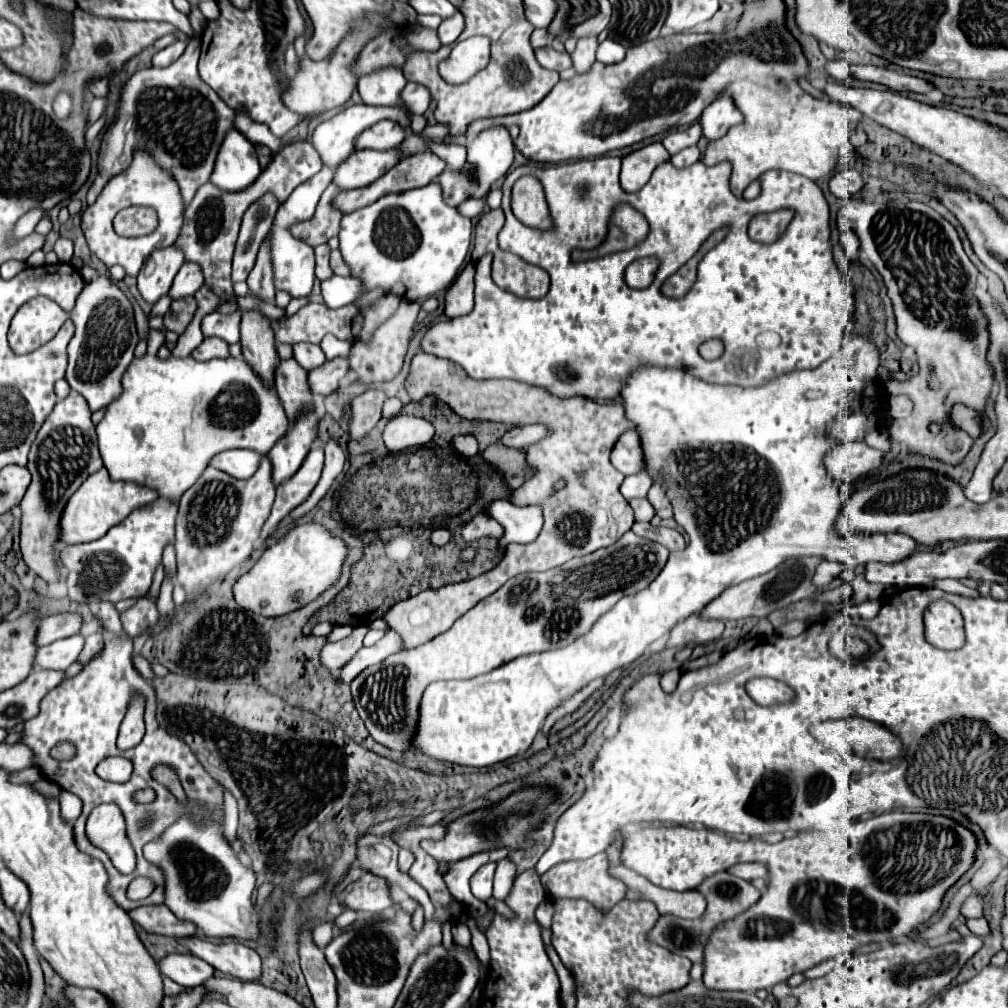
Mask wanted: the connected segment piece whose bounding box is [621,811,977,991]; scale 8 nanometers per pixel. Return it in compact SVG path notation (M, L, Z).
M891 811L891 813L883 813L877 817L871 817L867 821L857 821L851 825L851 829L841 831L841 833L823 833L823 831L803 831L797 833L795 837L783 839L781 843L765 843L759 839L751 839L751 841L737 841L731 839L727 835L721 835L717 831L706 829L703 826L698 827L643 827L639 831L621 831L623 835L623 849L621 849L621 863L633 871L637 871L639 875L647 877L653 885L659 885L663 889L673 889L673 891L688 891L696 889L705 877L711 877L719 871L727 871L731 865L735 863L743 863L743 861L761 861L767 871L769 871L769 883L767 883L767 893L761 895L761 899L751 905L751 909L743 915L739 915L739 919L731 919L731 923L721 923L719 927L715 927L715 931L711 931L711 939L705 947L703 953L703 983L709 989L721 989L721 991L757 991L757 989L771 989L773 985L787 981L791 975L795 973L803 973L811 967L815 967L817 963L825 961L825 959L833 959L835 955L853 951L865 943L871 943L873 939L877 941L877 935L885 937L885 941L889 937L901 937L901 935L911 935L913 929L917 929L919 925L927 923L929 917L941 907L941 899L945 895L945 891L971 867L973 863L973 853L977 847L977 841L973 837L971 831L967 831L965 827L957 825L955 821L941 817L941 815L925 815L925 813L905 813L905 811Z

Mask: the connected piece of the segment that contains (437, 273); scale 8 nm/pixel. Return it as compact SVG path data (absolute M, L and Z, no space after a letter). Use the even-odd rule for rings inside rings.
M429 183L419 189L385 195L363 209L343 215L339 241L351 275L363 281L365 291L383 287L389 295L419 301L453 283L471 245L471 219L445 205L441 187Z

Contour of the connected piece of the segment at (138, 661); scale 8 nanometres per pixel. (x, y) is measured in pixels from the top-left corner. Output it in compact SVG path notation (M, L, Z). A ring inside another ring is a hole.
M135 654L133 657L133 663L138 672L145 678L153 680L155 675L151 669L150 663L142 657L140 654Z

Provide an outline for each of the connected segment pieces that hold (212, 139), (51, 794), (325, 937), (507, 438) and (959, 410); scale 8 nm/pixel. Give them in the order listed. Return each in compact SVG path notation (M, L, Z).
M189 39L185 53L175 59L175 63L137 71L125 81L116 120L103 132L97 159L99 175L87 191L87 203L93 203L101 193L101 187L131 163L135 149L149 151L161 167L175 175L185 205L189 205L195 191L209 181L219 145L225 139L225 133L233 127L235 111L227 107L219 95L207 87L207 83L201 81L197 73L197 59L199 41Z
M39 779L39 781L35 781L35 783L31 783L31 787L35 787L35 789L39 789L41 791L41 795L47 795L47 799L57 799L59 797L59 787L55 785L55 783L51 783L51 781L47 781L47 779Z
M327 921L327 923L321 923L319 927L313 929L313 939L315 939L315 945L319 949L325 949L327 943L333 939L333 923Z
M527 425L527 427L521 427L521 429L509 429L507 433L503 433L503 437L497 439L499 445L505 445L505 447L523 447L523 445L531 445L539 439L545 437L545 429L541 425Z
M955 403L955 407L951 409L949 423L953 427L957 427L957 429L963 429L973 439L977 439L981 435L981 431L983 431L983 427L981 427L981 415L975 409L959 405L959 403Z

